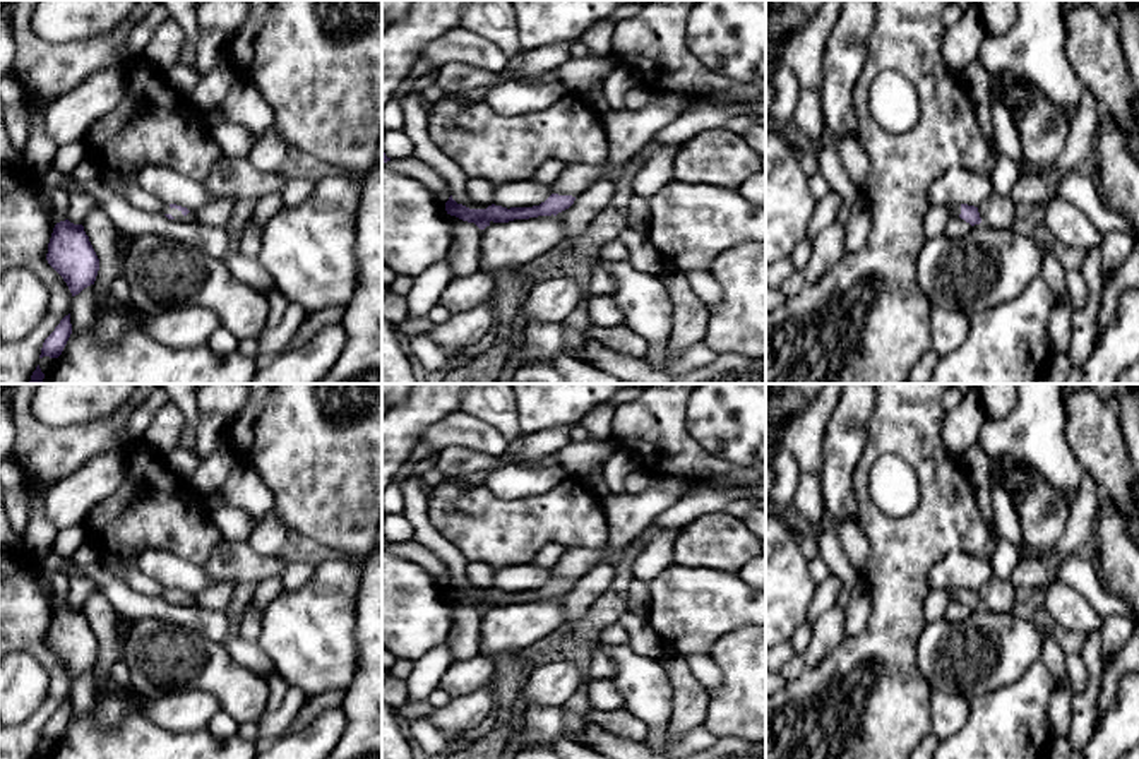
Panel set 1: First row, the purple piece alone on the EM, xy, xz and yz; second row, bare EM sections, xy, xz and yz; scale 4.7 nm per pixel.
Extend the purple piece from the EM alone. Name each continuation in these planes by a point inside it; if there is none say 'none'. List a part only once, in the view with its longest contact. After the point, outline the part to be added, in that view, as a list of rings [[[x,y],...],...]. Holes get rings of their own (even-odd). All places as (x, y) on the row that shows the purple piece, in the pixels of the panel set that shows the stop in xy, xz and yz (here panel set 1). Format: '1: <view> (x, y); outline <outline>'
1: xy (166, 209); outline [[[164,206],[161,212],[163,214],[171,214],[178,221],[195,221],[194,211],[190,211],[187,216],[183,216],[182,211],[178,211],[175,207],[171,209],[170,206]]]

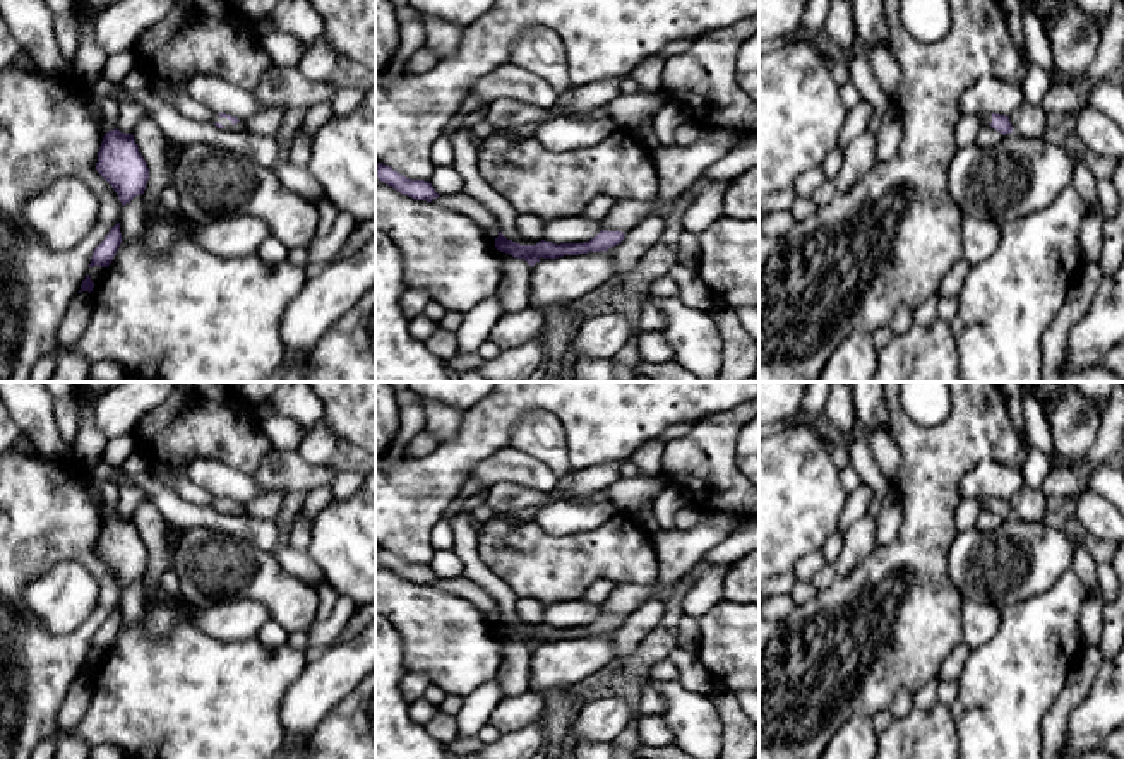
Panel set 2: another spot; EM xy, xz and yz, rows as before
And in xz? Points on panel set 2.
1: xz (677, 167); outline [[[702,127],[699,139],[689,146],[660,144],[651,152],[660,180],[658,197],[651,202],[617,200],[603,219],[605,230],[627,233],[660,206],[677,200],[682,194],[689,192],[711,164],[745,139],[759,139],[759,134]]]

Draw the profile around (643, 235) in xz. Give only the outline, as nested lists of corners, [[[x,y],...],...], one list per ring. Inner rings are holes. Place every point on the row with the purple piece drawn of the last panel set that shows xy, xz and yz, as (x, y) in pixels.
[[[646,216],[625,233],[619,245],[607,250],[613,260],[613,283],[619,288],[622,286],[624,278],[636,267],[641,255],[660,240],[663,228],[663,218]]]

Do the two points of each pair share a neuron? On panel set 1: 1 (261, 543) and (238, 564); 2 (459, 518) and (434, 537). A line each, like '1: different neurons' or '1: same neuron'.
1: different neurons
2: different neurons

